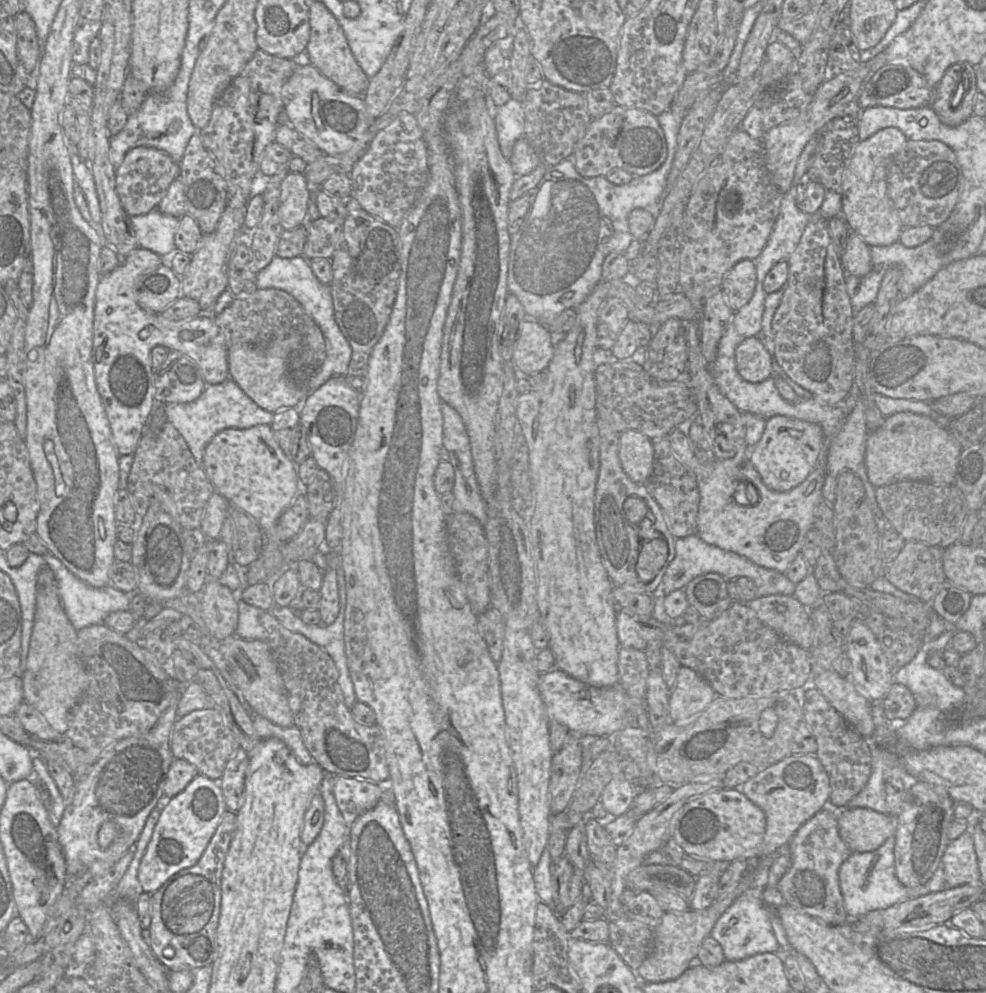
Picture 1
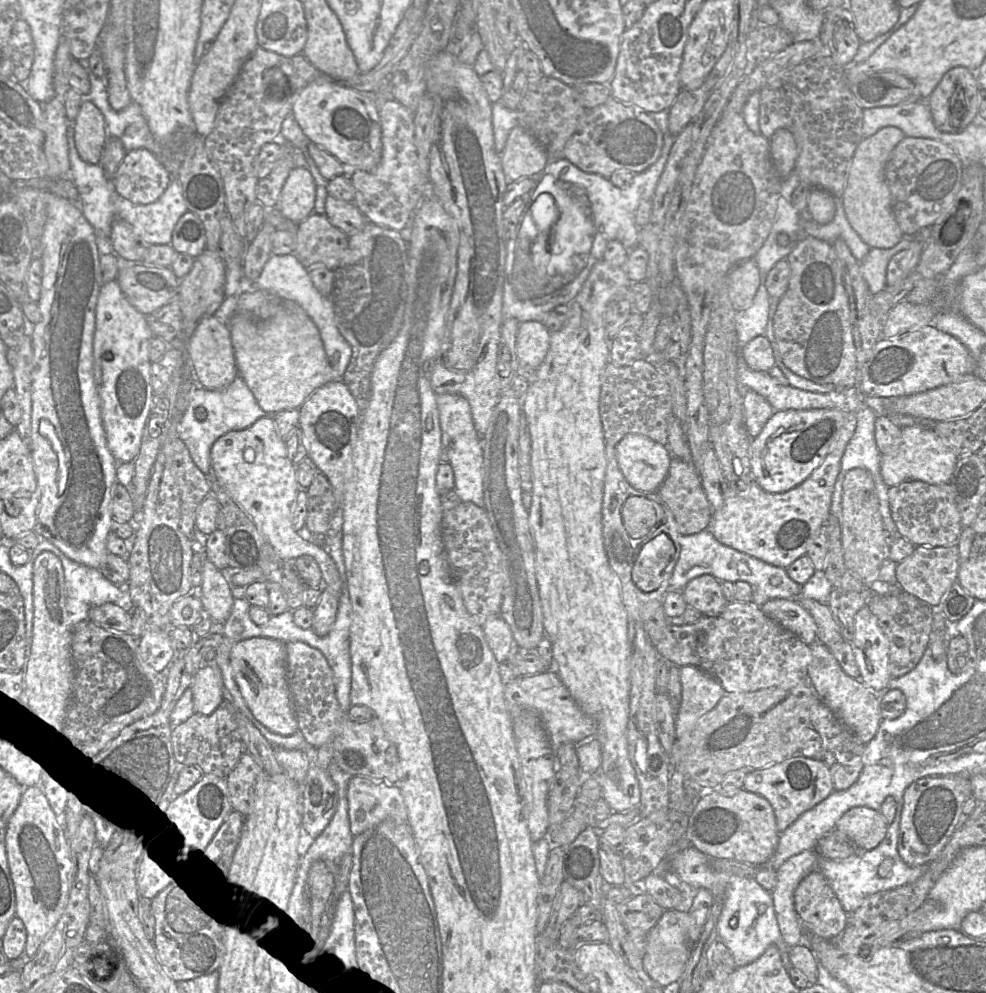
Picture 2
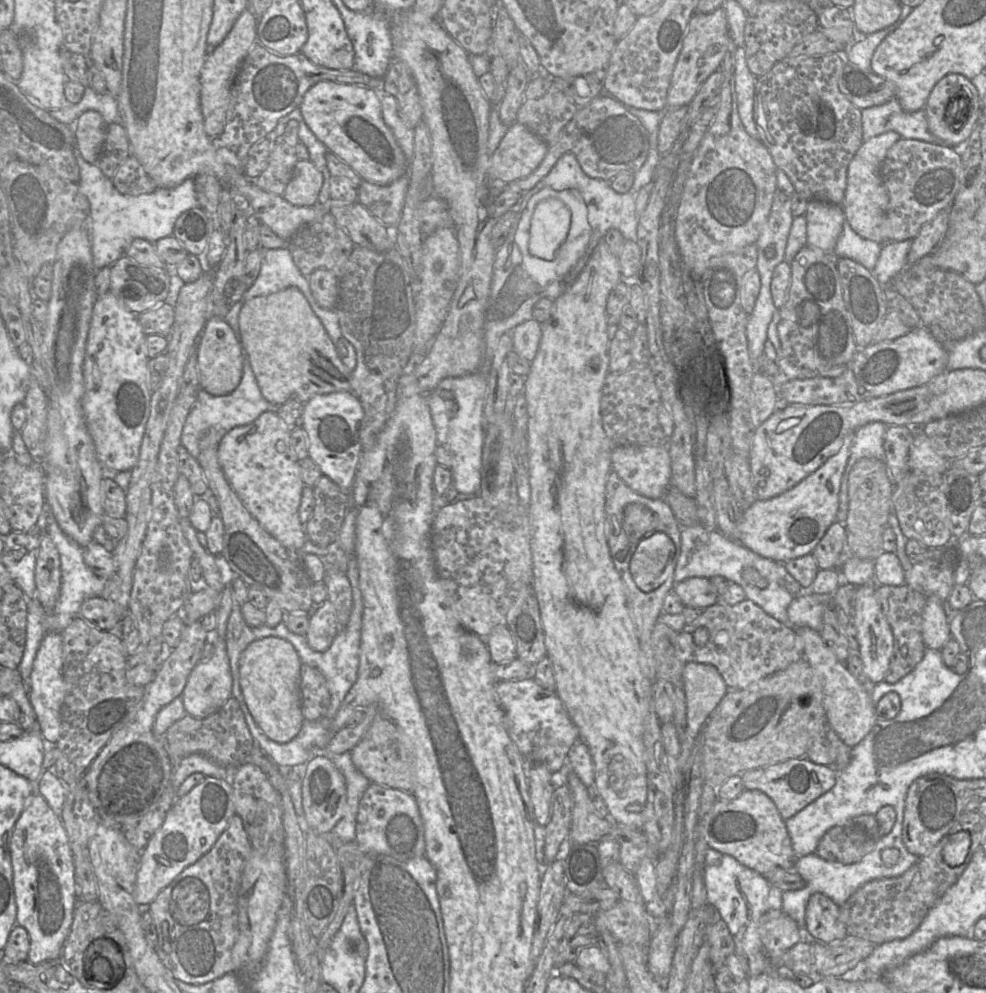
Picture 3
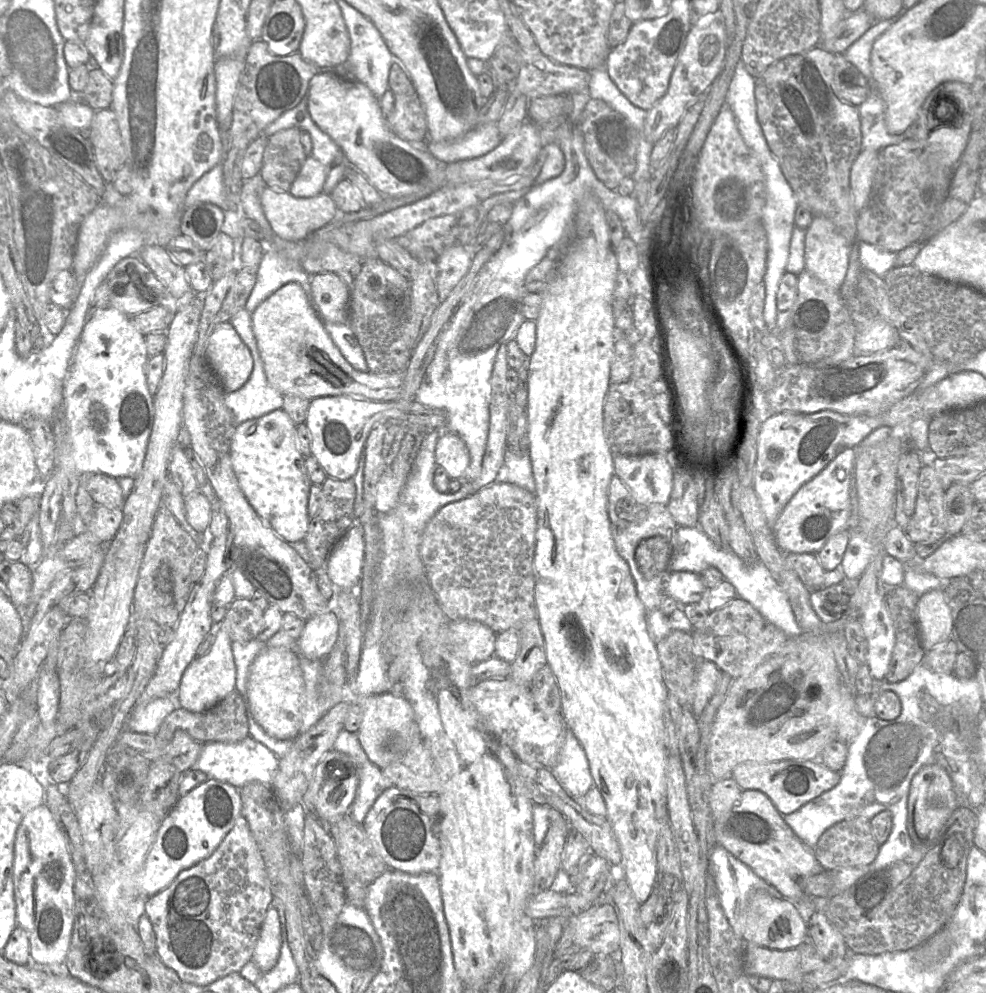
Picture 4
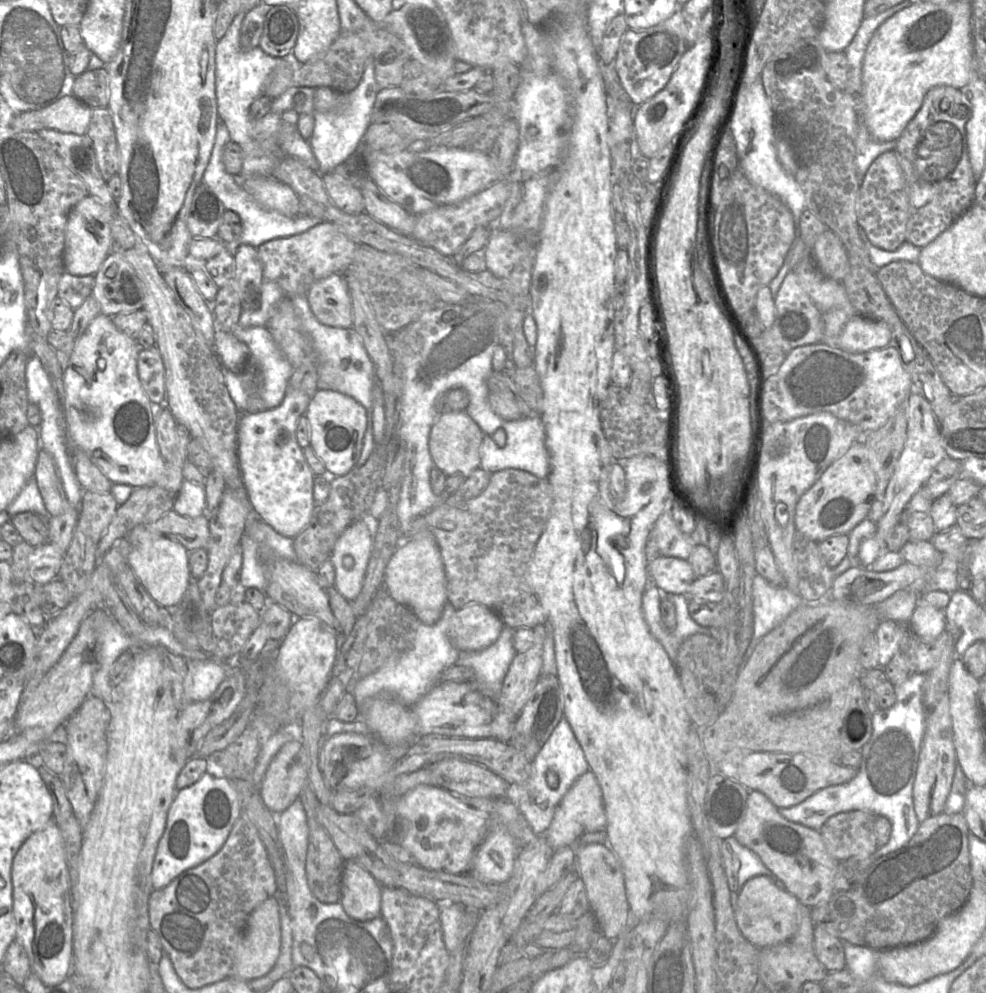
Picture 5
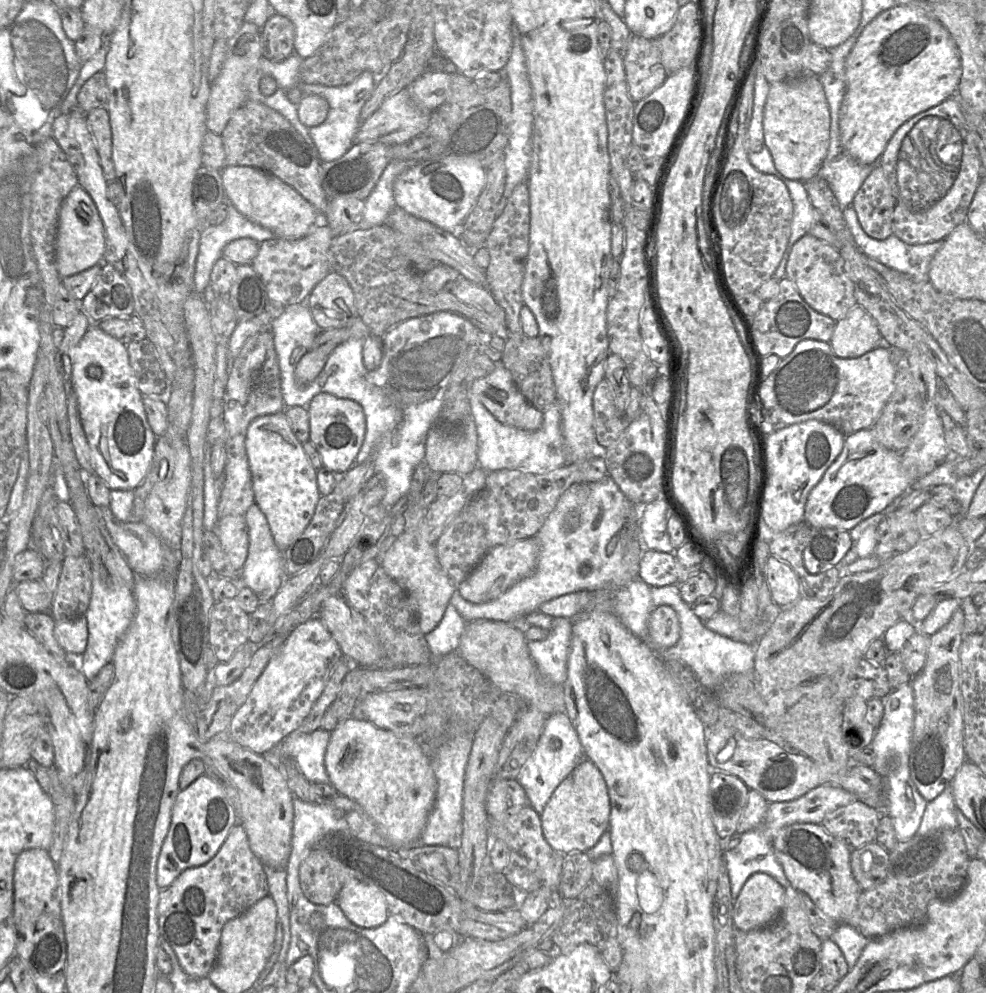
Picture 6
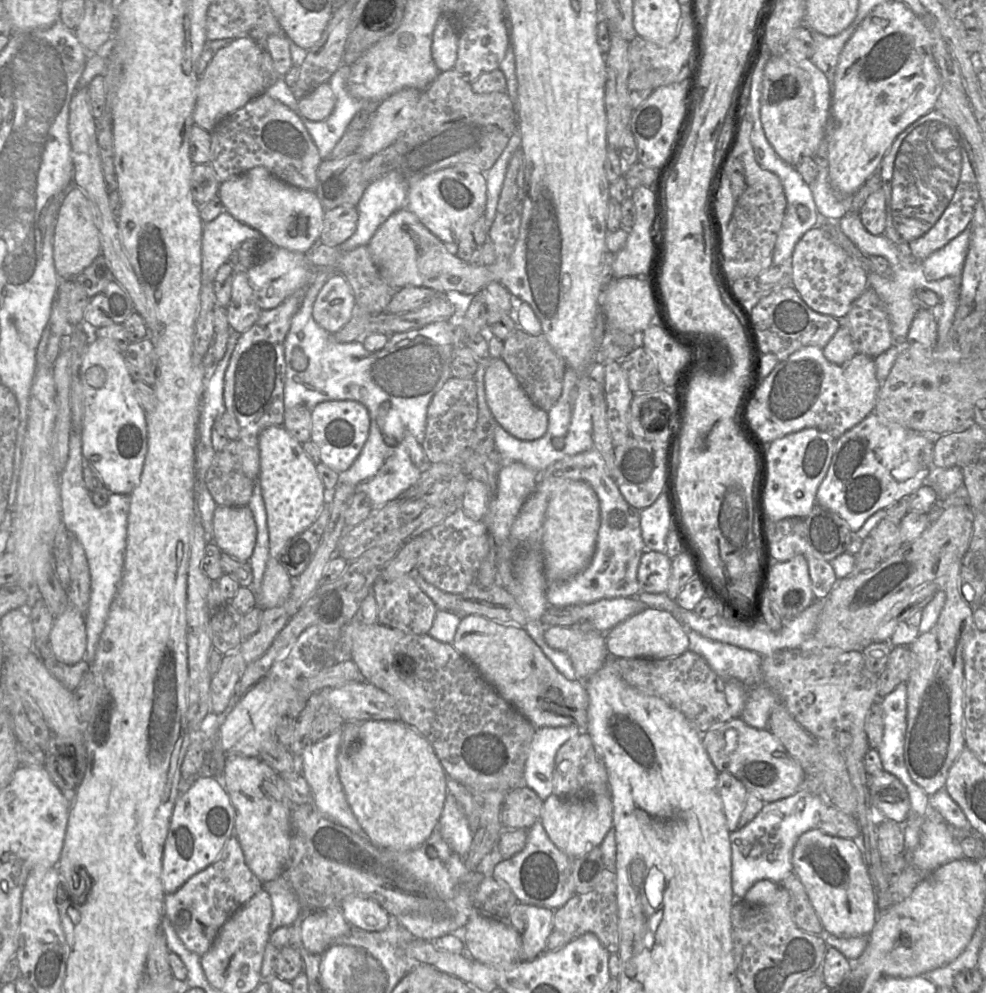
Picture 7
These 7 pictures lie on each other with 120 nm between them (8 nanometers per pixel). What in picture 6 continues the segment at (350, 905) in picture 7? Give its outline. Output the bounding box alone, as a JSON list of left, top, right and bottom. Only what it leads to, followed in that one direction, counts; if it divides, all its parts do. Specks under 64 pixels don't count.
[337,880,390,928]

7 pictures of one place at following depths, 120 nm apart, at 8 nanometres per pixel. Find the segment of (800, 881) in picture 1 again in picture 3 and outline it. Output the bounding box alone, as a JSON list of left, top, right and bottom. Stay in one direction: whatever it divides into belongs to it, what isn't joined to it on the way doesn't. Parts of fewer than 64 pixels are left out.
[805,893,848,944]

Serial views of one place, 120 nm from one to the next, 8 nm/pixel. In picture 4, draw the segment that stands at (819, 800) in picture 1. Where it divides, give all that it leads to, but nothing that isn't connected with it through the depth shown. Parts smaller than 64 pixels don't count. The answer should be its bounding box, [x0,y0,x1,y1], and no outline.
[730,760,841,816]

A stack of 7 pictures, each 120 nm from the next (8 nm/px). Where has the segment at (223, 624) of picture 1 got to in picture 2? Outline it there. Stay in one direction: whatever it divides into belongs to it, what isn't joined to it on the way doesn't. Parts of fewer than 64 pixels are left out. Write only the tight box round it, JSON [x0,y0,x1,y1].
[192,537,234,626]

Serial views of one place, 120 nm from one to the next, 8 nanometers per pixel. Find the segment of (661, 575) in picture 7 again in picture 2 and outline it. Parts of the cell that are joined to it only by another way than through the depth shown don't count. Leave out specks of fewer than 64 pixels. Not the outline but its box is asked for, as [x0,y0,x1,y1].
[682,574,728,616]

